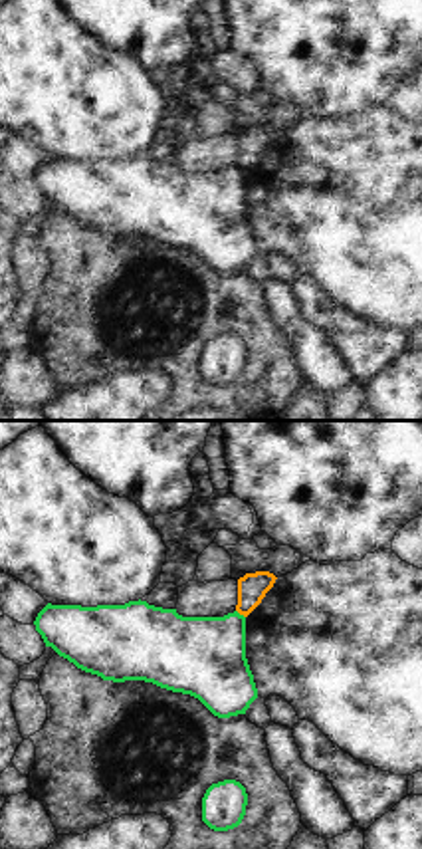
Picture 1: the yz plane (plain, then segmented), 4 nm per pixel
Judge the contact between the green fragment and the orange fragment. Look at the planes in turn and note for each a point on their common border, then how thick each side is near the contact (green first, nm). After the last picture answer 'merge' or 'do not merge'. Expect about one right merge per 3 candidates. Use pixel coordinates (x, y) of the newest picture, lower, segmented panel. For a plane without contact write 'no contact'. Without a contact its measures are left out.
(238, 613) | 320/120 nm

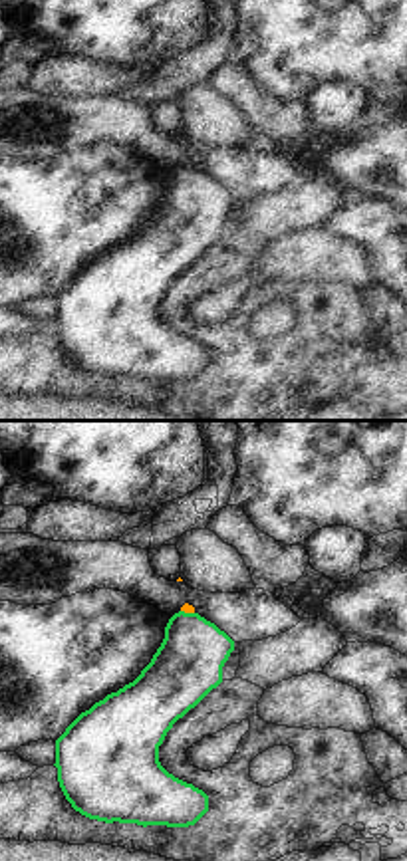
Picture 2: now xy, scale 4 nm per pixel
(187, 614) | 280/40 nm

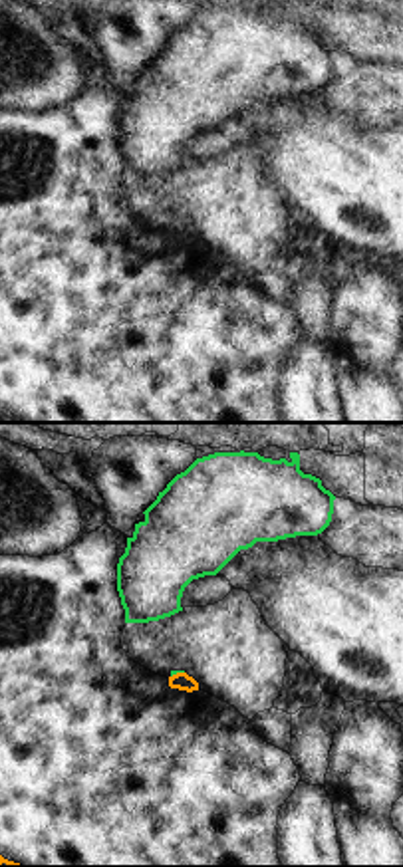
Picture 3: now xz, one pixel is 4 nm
(177, 671) | 20/70 nm

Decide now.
do not merge

